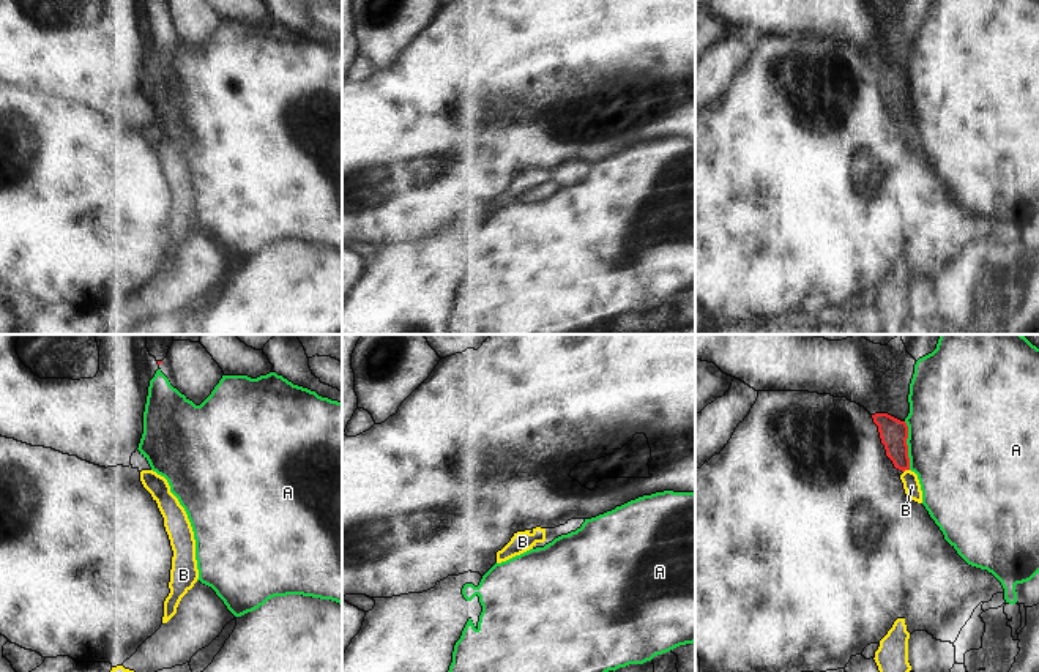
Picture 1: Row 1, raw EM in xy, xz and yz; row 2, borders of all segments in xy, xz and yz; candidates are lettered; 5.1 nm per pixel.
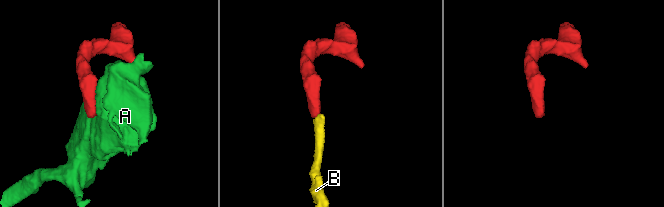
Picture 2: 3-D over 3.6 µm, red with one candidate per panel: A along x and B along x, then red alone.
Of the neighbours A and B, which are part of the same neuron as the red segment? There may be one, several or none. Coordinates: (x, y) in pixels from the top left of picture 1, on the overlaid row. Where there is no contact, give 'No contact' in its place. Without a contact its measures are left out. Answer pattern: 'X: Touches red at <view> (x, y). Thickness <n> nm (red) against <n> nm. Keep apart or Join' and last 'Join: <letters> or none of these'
A: Touches red at yz (907, 445). Thickness 140 nm (red) against 500 nm. Keep apart
B: Touches red at yz (905, 469). Thickness 140 nm (red) against 90 nm. Join
Join: B.

